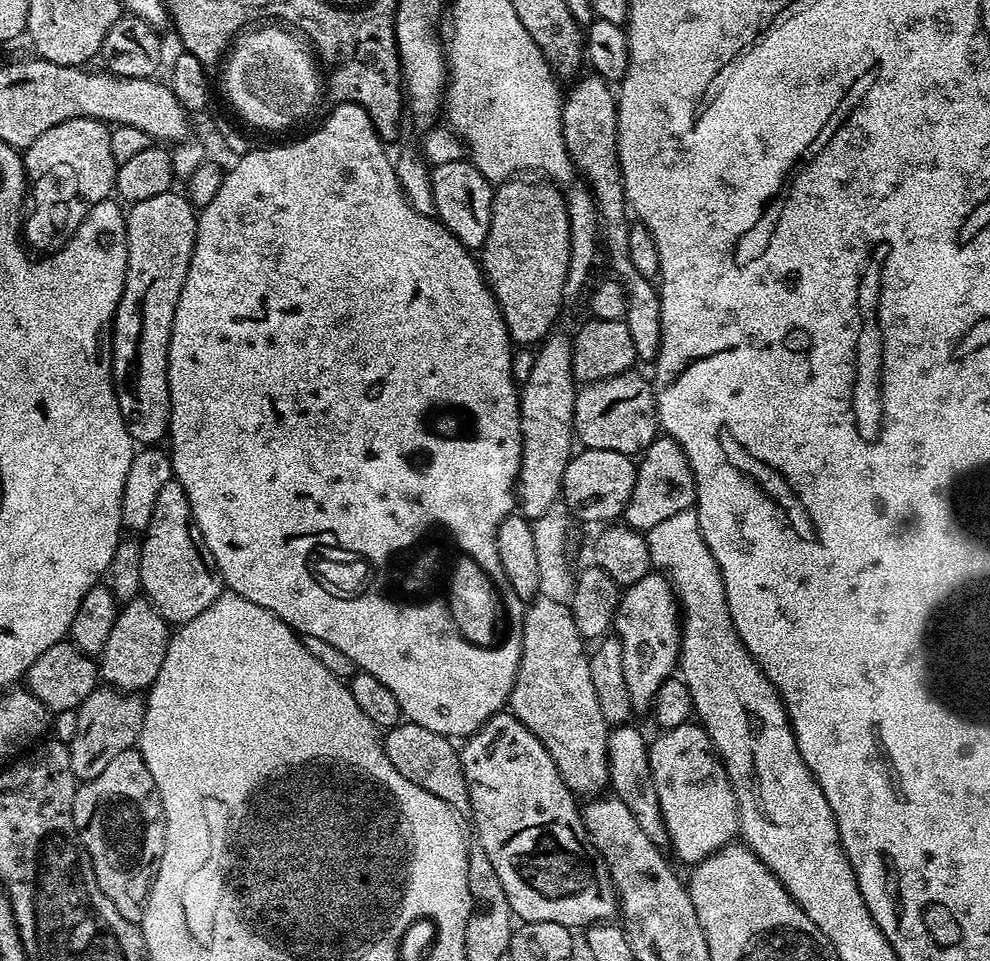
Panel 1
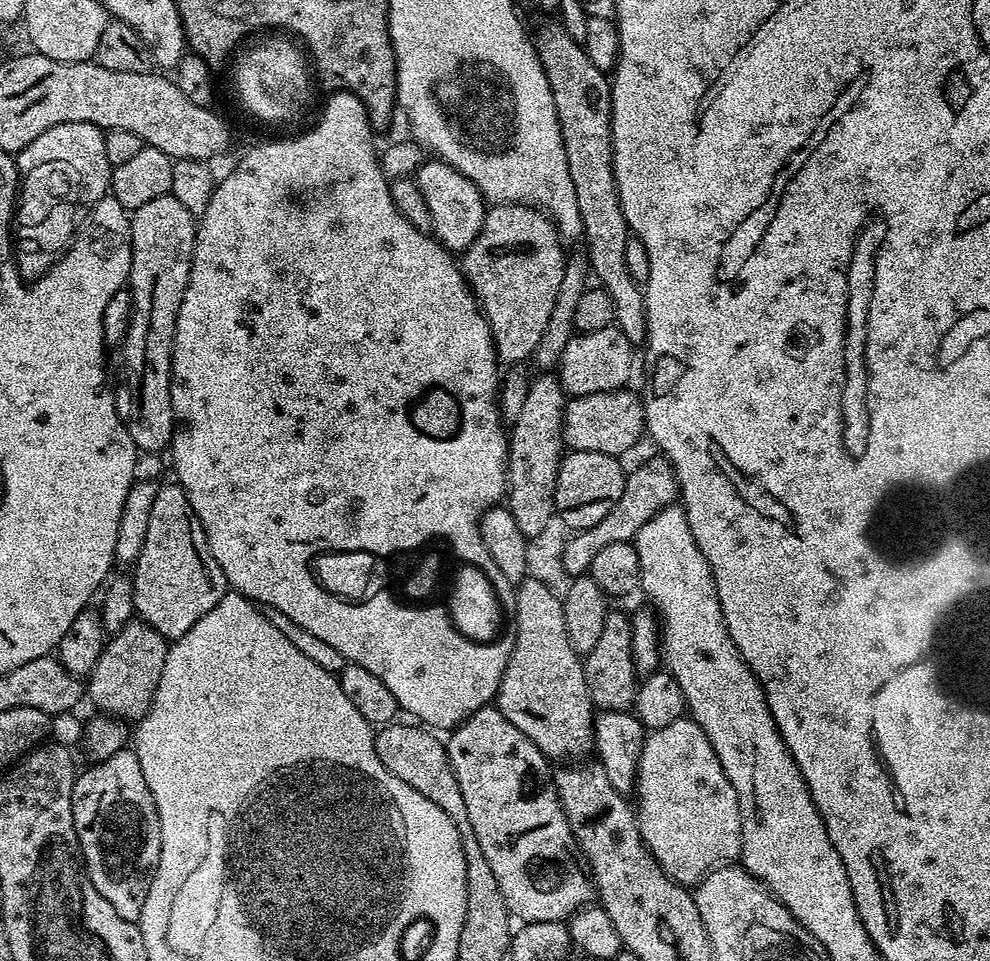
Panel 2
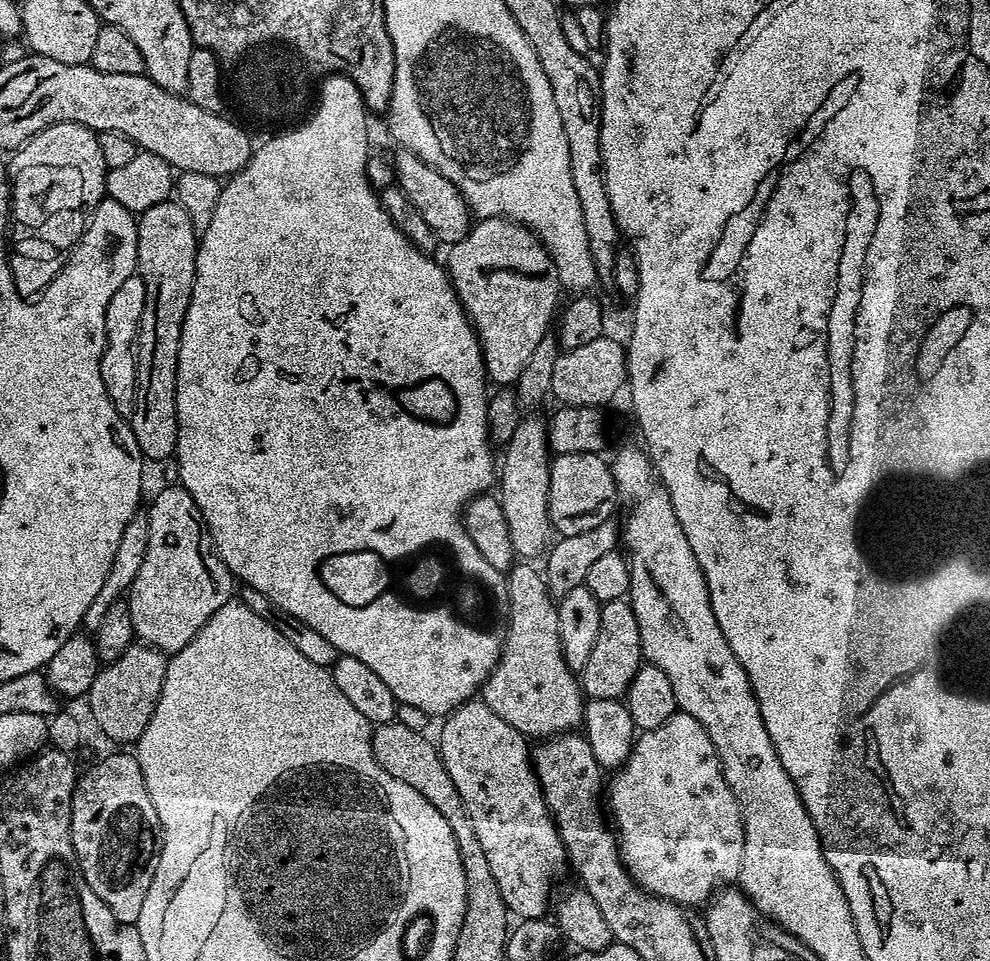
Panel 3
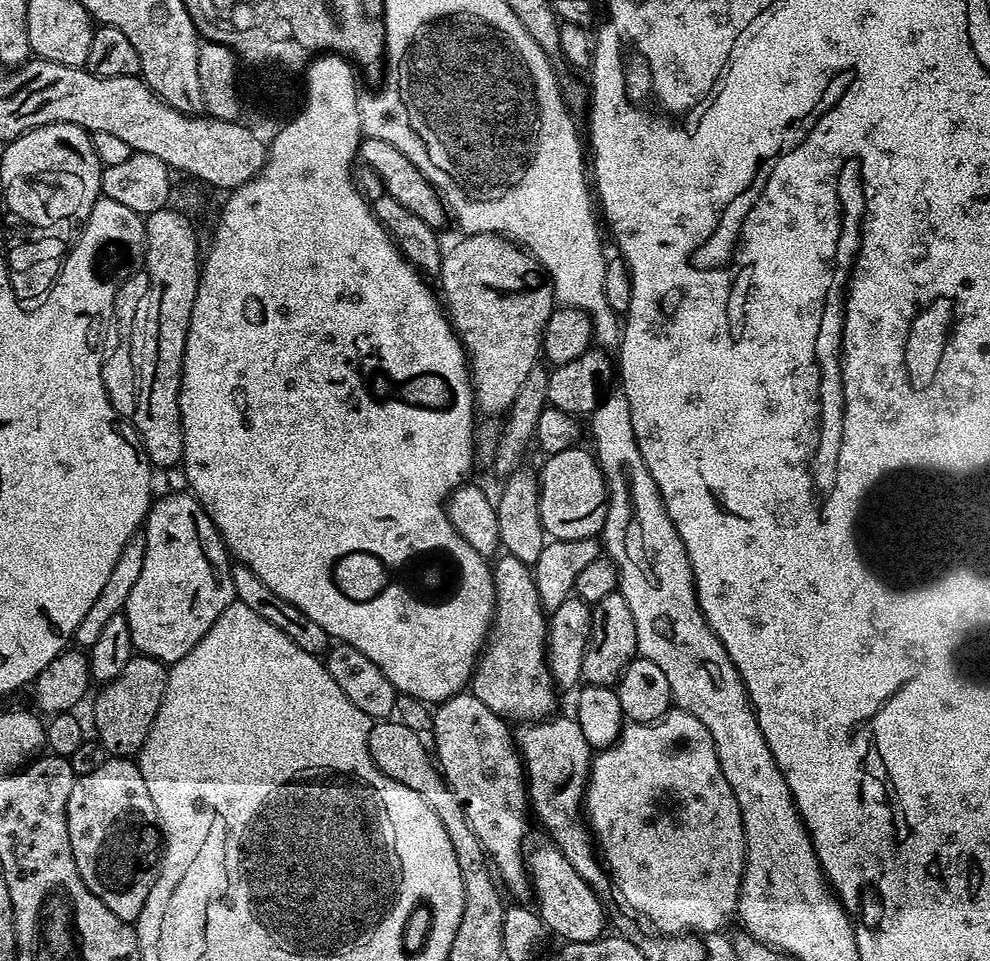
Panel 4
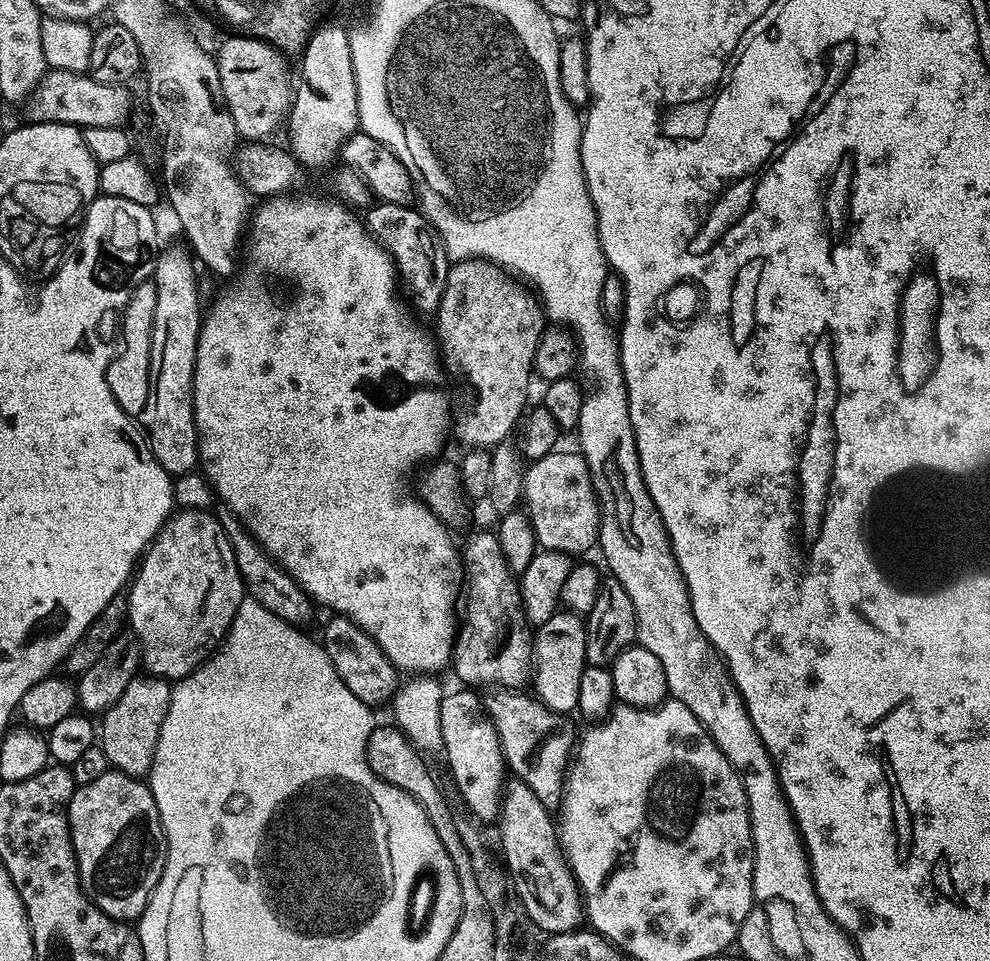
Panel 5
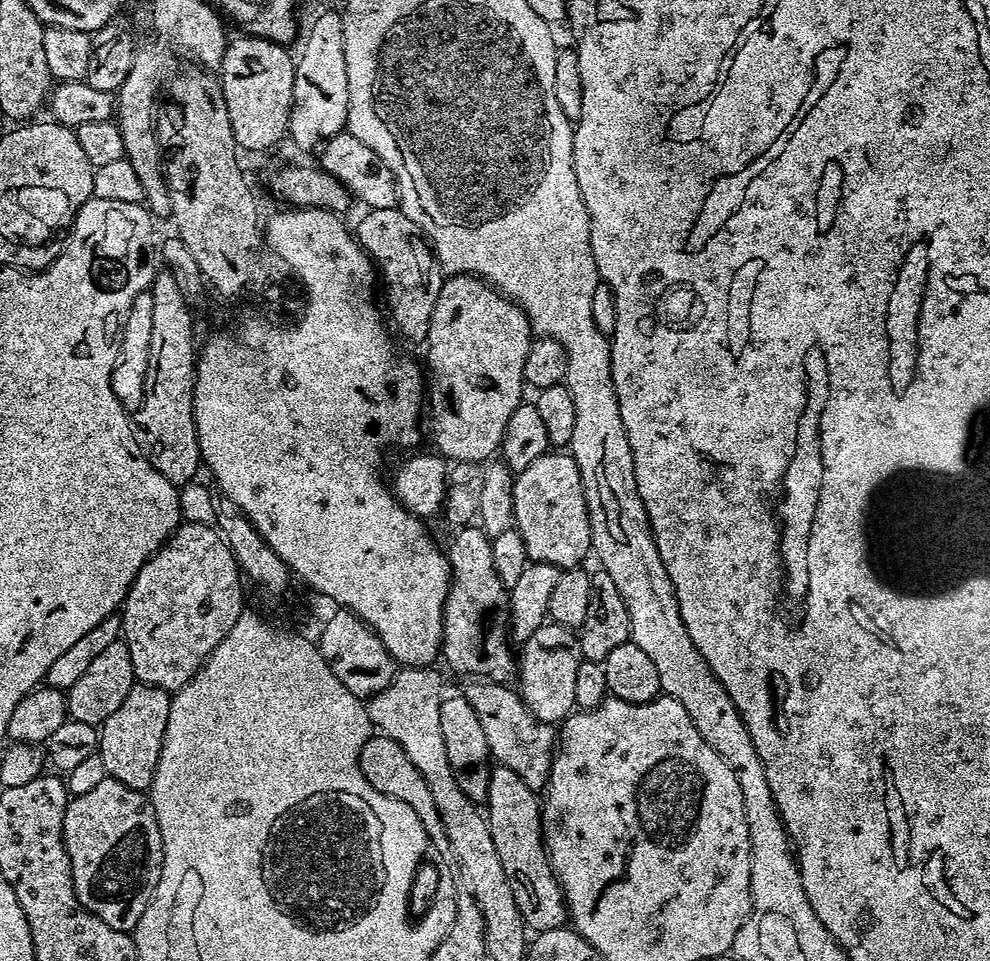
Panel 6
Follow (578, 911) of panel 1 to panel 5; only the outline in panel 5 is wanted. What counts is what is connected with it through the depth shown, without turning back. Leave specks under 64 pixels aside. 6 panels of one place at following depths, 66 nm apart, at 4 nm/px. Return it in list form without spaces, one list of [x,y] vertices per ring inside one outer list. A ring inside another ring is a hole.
[[[460,690],[445,695],[440,704],[442,753],[448,759],[452,780],[464,804],[480,820],[495,821],[502,812],[502,793],[506,788],[506,765],[498,730],[488,719],[485,705],[475,691]]]

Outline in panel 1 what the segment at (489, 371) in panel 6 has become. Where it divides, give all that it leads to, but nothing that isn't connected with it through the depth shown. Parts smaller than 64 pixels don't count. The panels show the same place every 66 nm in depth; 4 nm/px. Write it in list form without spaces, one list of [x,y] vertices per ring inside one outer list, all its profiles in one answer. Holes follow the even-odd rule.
[[[513,178],[497,183],[492,194],[492,217],[488,233],[484,239],[484,247],[479,249],[478,263],[483,271],[485,280],[488,281],[488,287],[492,289],[492,297],[496,299],[496,305],[500,308],[504,316],[504,325],[508,328],[508,337],[512,339],[516,346],[536,346],[541,343],[553,331],[552,323],[556,320],[556,315],[560,312],[560,304],[565,303],[563,296],[563,283],[566,282],[567,267],[570,263],[570,222],[568,221],[567,206],[565,204],[566,196],[555,183],[540,182],[544,184],[535,184],[532,178]]]

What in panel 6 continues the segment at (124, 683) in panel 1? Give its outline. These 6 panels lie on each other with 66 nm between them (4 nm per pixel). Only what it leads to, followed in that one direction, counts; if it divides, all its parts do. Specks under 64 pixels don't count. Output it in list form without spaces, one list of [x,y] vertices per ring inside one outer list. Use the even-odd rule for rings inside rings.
[[[137,682],[132,685],[130,694],[126,694],[122,706],[118,706],[118,710],[114,710],[114,714],[110,714],[110,718],[99,725],[98,753],[111,779],[139,792],[151,789],[154,770],[158,766],[158,754],[162,754],[162,738],[166,734],[166,718],[170,718],[171,705],[169,689]]]

